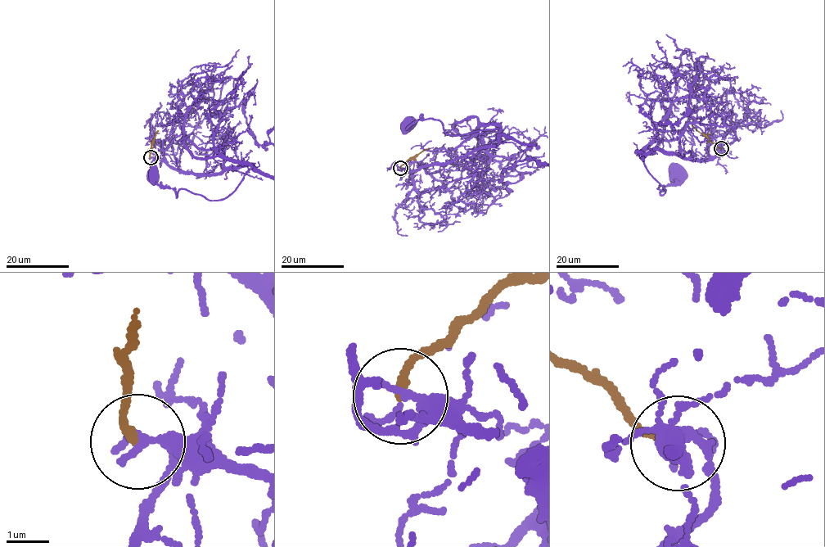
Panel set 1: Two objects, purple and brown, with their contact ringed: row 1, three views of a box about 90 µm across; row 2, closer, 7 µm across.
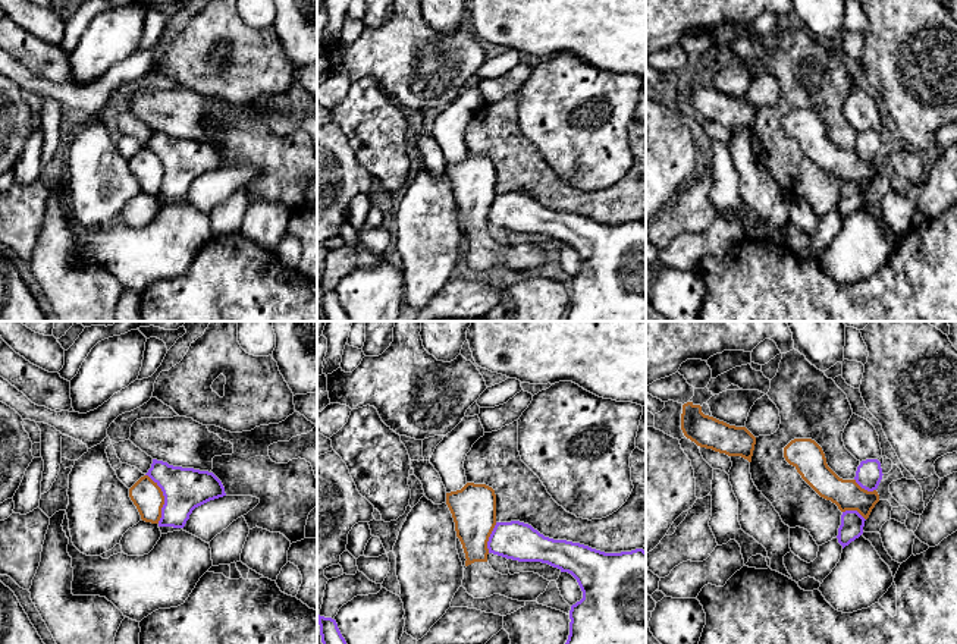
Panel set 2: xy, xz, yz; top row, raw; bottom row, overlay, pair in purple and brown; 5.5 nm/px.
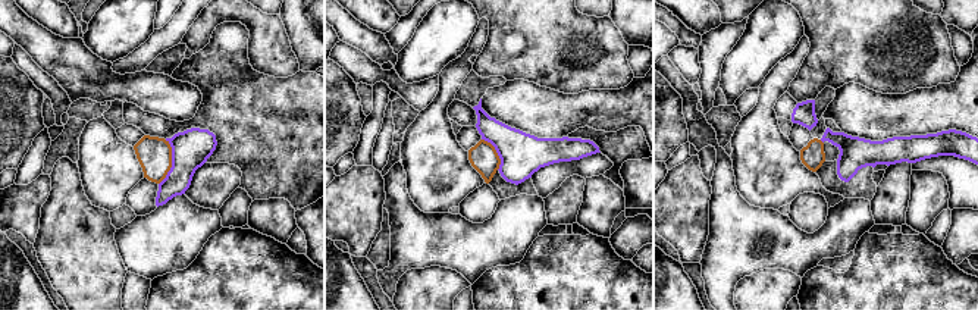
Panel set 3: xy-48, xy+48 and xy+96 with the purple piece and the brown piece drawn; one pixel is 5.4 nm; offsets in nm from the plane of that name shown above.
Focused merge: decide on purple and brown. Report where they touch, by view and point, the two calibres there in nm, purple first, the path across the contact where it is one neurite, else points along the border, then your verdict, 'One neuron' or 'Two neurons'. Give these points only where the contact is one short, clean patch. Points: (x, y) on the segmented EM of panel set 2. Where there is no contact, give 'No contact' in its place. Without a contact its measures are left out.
Touches purple at xy (165, 499). Thickness 240 nm (purple) against 170 nm. Boundary: xy (146, 474), (160, 489), (163, 496), (159, 522). Two neurons

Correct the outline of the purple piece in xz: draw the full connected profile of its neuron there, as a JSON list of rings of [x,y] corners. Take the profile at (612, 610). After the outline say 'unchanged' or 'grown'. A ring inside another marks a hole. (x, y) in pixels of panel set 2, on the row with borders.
[[[520,521],[496,522],[487,549],[489,553],[518,562],[547,563],[577,579],[583,599],[571,606],[570,635],[565,644],[646,644],[646,552],[643,549],[605,553],[580,543],[545,537]]]; unchanged

